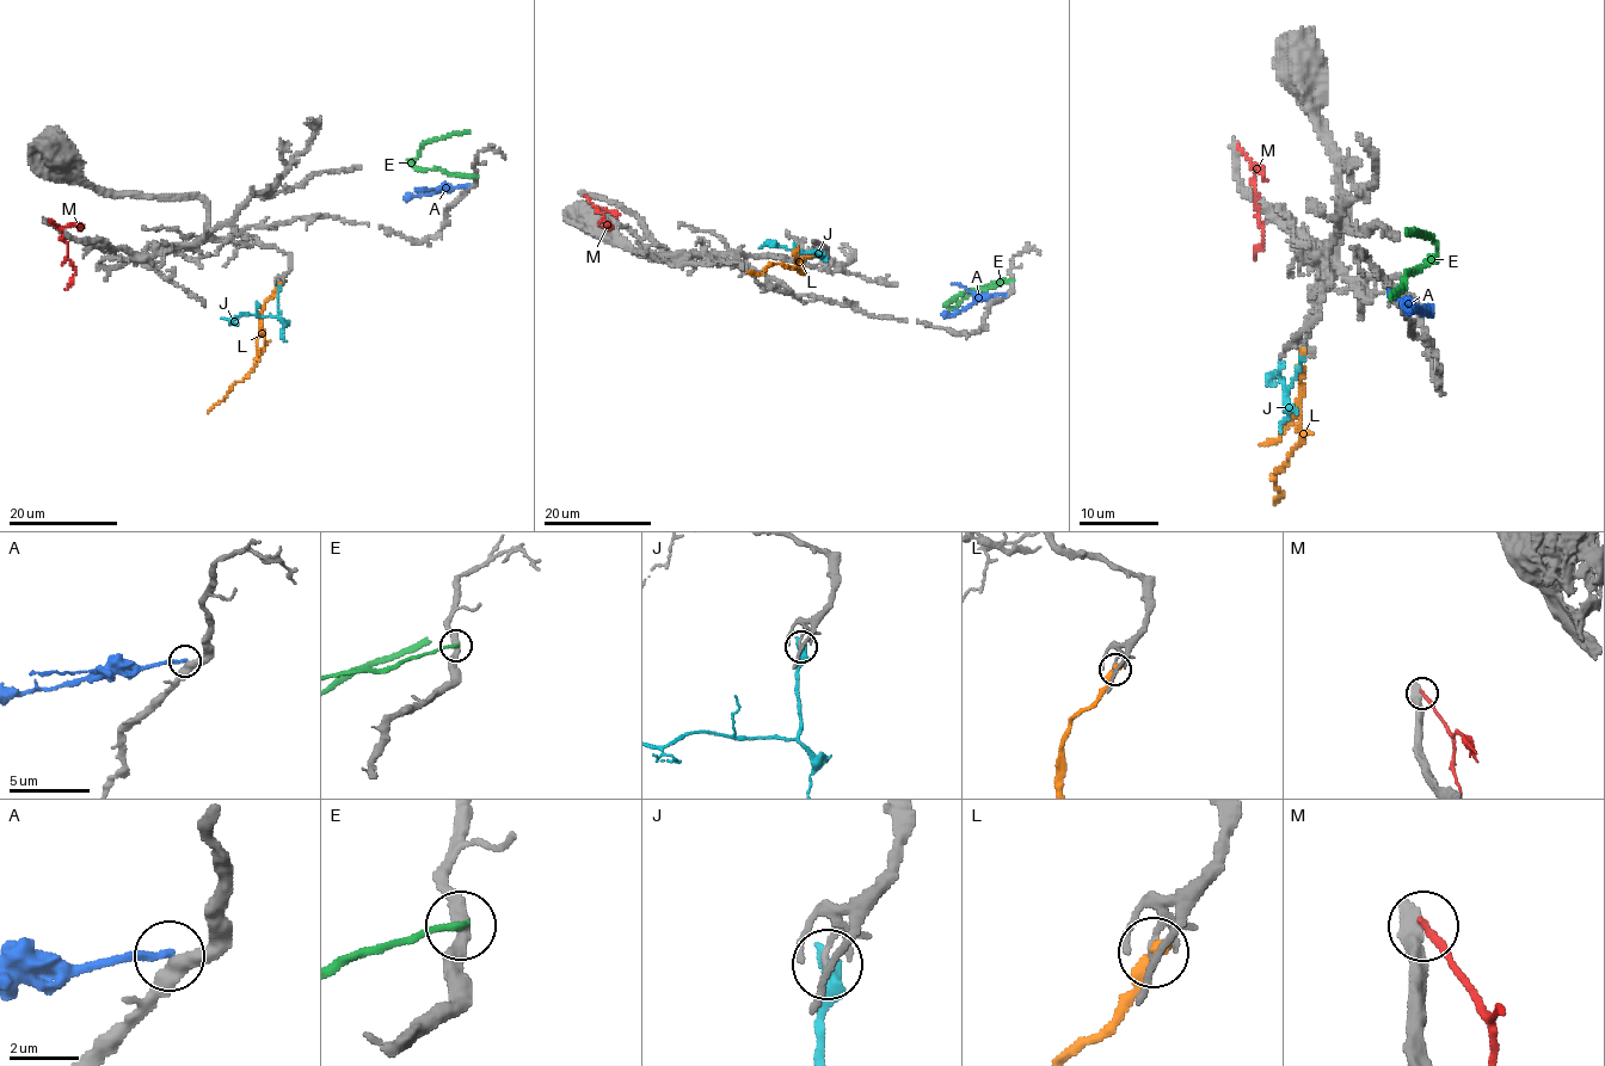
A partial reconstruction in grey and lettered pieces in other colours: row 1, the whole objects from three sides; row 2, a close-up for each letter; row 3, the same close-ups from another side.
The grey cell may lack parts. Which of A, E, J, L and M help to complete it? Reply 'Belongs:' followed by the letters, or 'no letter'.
Belongs: no letter

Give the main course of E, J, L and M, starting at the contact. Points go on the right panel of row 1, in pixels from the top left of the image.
E: (1391, 296), (1408, 271), (1424, 266), (1437, 254), (1436, 241), (1422, 234), (1404, 233)
J: (1303, 353), (1293, 386), (1287, 393), (1275, 374), (1268, 382), (1275, 382)
L: (1302, 351), (1301, 442), (1274, 473), (1274, 484), (1281, 494), (1273, 503)
M: (1236, 145), (1253, 171), (1255, 208), (1264, 235), (1253, 259)

